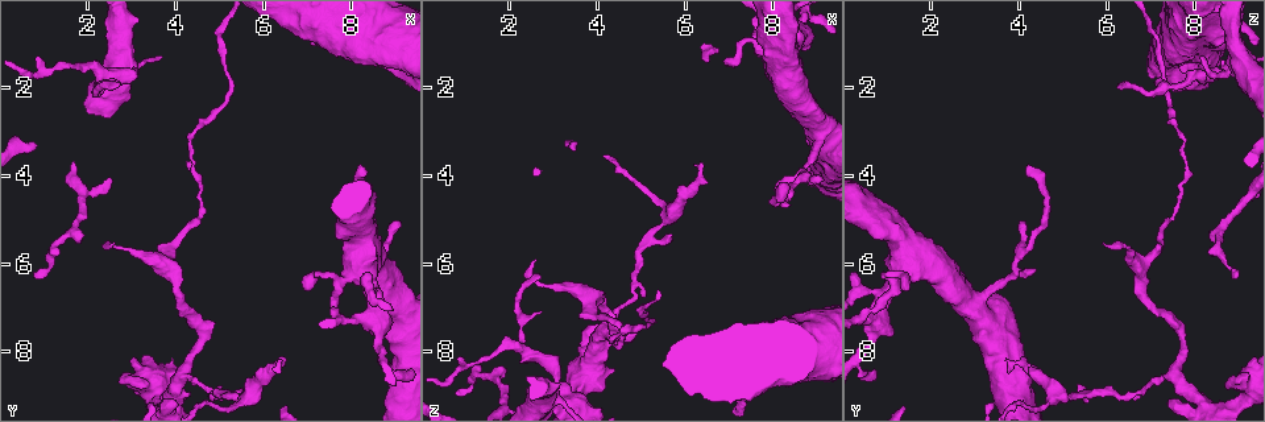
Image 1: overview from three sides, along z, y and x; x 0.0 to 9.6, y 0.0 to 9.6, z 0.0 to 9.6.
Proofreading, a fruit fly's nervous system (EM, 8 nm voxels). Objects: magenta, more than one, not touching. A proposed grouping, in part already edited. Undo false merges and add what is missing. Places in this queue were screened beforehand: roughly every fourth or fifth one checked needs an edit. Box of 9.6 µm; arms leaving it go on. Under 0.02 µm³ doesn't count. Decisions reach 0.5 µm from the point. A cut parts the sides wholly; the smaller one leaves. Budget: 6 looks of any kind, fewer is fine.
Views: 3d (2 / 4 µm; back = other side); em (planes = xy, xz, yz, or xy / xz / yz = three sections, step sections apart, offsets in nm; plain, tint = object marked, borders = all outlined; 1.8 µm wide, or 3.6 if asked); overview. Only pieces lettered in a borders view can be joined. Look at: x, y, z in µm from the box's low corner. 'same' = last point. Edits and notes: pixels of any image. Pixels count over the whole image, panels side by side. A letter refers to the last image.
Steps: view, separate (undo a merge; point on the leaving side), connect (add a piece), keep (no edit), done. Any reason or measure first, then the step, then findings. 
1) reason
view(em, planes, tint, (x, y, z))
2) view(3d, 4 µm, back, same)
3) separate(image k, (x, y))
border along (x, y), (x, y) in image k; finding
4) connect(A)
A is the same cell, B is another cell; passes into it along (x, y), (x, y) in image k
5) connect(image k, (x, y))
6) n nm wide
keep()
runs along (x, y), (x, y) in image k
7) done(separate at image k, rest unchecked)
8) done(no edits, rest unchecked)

a narrow waist
view(3d, 2 µm, (2.30, 1.70, 7.95))

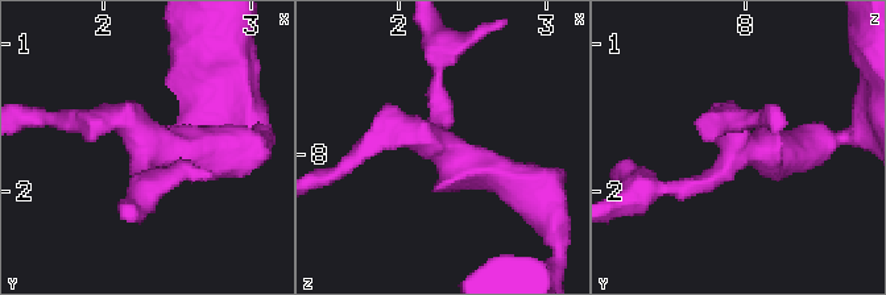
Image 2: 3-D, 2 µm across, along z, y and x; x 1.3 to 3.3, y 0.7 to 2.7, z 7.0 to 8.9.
3 arms
view(em, yz, step 16, tint, (2.32, 1.70, 8.00))

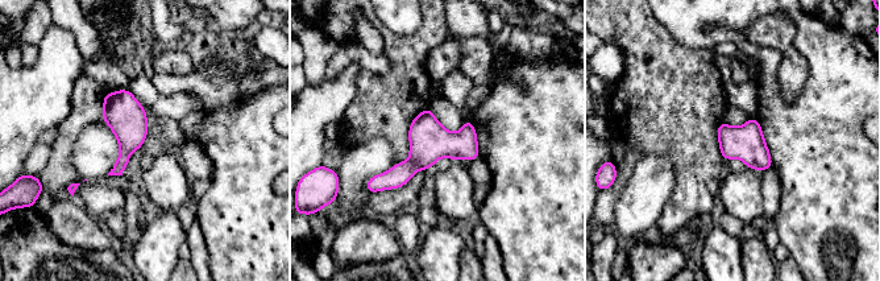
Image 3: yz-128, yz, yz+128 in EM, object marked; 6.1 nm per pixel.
cut it another way
view(em, planes, borders, same)

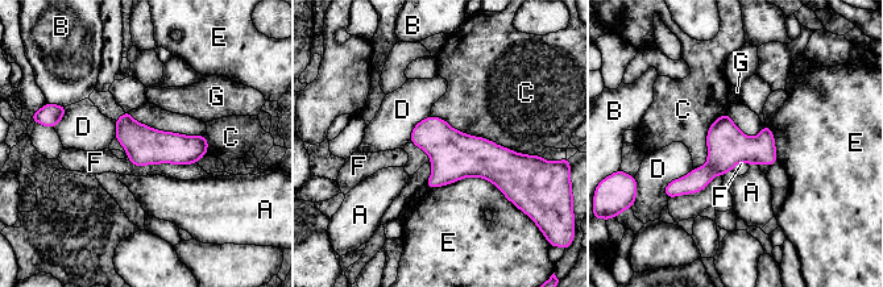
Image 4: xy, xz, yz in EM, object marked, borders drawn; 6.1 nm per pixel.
keep()
A, B, C, D, E, F and G are other cells; runs along (766, 129), (671, 191) in image 4; one neuron here

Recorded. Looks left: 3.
an open end
view(3d, 2 µm, (0.85, 6.15, 9.00))

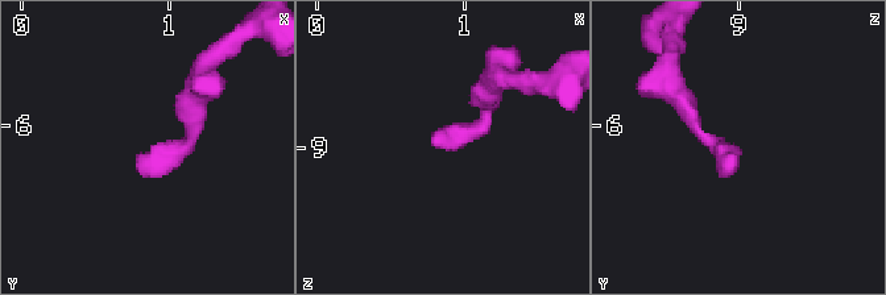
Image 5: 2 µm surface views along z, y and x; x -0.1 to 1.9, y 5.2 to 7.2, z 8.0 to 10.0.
now the EM
view(em, planes, borders, (0.80, 6.22, 9.00))

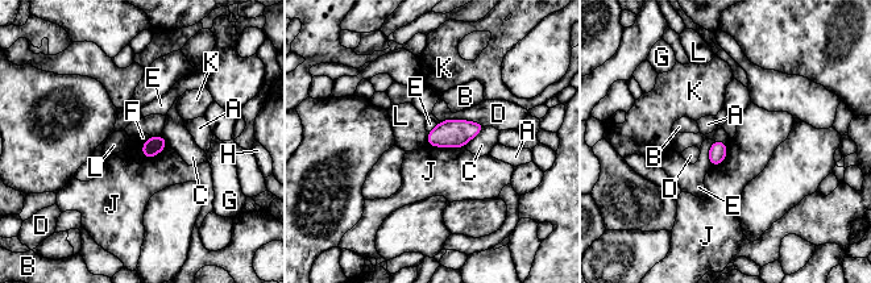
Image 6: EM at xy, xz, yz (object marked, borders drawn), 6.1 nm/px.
D touches over 260 nm
keep()
A, B, C, D, E, F, G, H, J, K and L are other cells; border along (168, 145), (156, 155), (141, 154) in image 6; none of them fits

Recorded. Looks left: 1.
done(no edits, rest unchecked)

